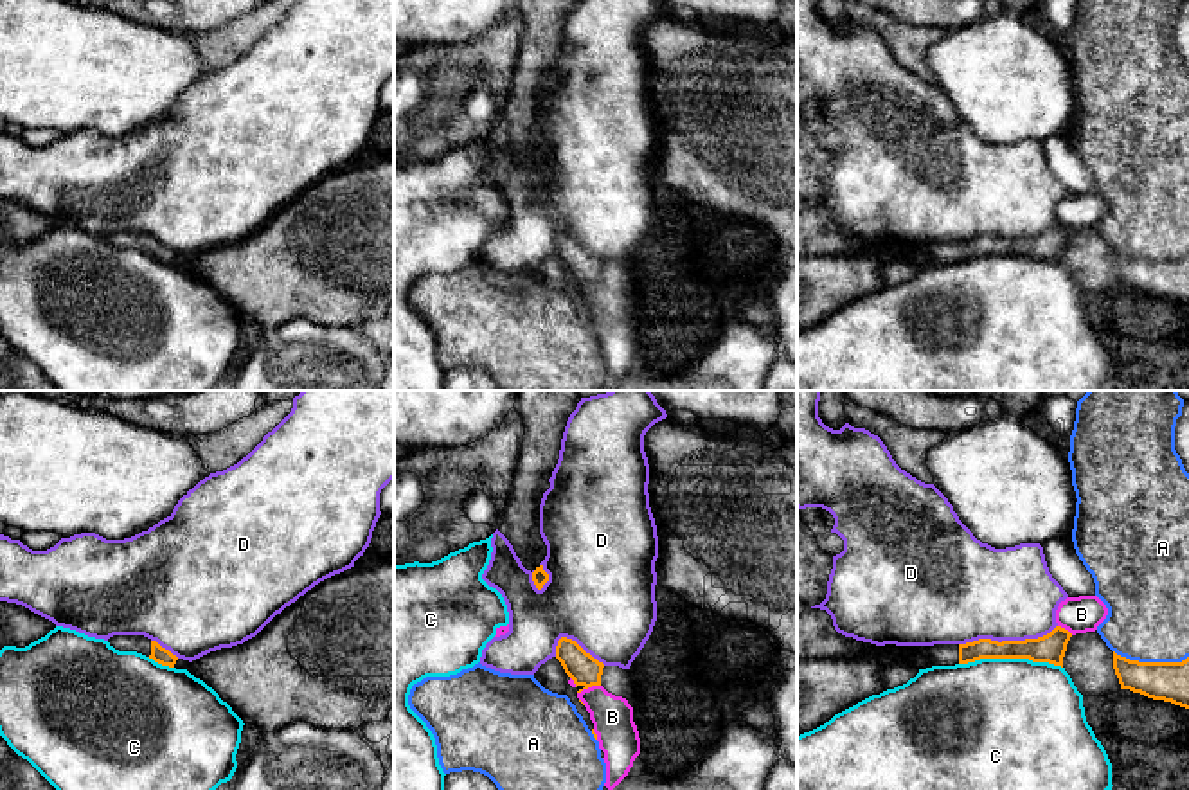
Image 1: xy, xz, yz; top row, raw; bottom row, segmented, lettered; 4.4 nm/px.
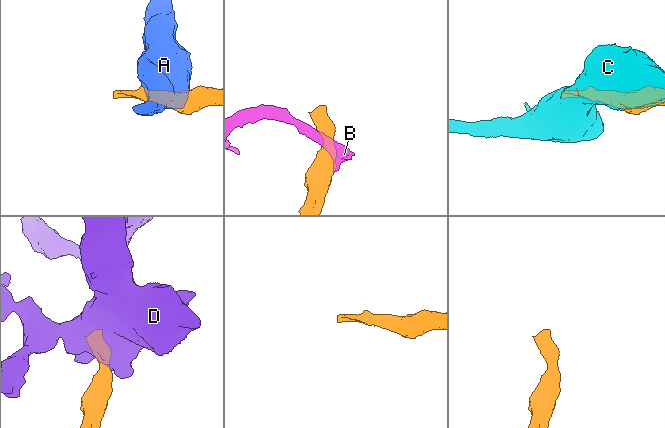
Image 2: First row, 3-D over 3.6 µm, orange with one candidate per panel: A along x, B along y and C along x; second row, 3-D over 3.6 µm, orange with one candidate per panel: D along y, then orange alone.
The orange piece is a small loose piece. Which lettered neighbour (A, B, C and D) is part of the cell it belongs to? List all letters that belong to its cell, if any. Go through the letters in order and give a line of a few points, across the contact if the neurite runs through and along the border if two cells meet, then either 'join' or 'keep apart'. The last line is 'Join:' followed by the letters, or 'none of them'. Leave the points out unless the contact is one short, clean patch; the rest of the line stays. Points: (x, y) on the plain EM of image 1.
A: keep apart
B: keep apart
C: keep apart
D: keep apart
Join: none of them

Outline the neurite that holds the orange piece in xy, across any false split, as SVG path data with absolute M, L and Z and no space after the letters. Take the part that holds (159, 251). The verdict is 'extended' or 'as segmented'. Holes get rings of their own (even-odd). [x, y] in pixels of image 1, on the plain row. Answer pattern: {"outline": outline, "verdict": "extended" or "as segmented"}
{"outline": "M113 232L108 236L108 239L119 248L137 248L162 263L174 265L178 257L178 254L169 247L162 245L156 238L151 238L144 232Z", "verdict": "extended"}

